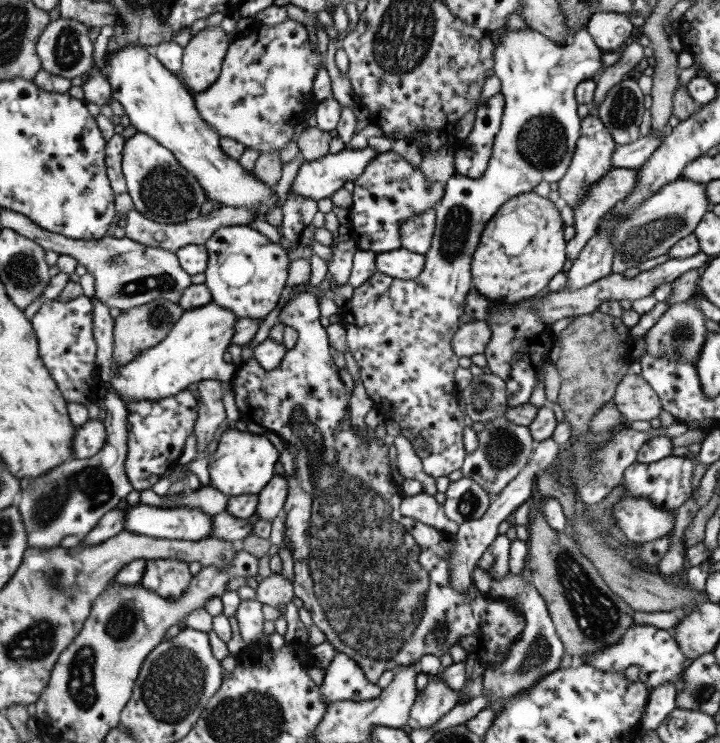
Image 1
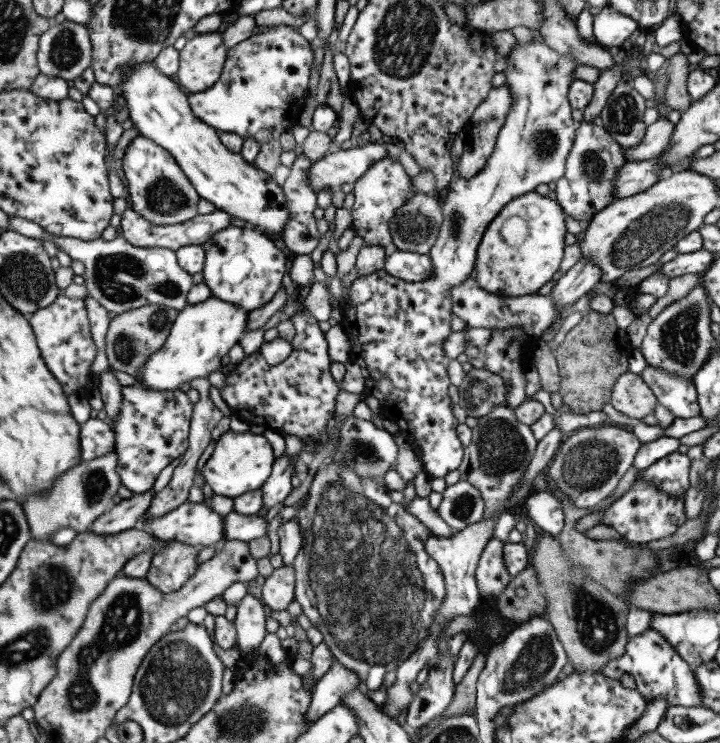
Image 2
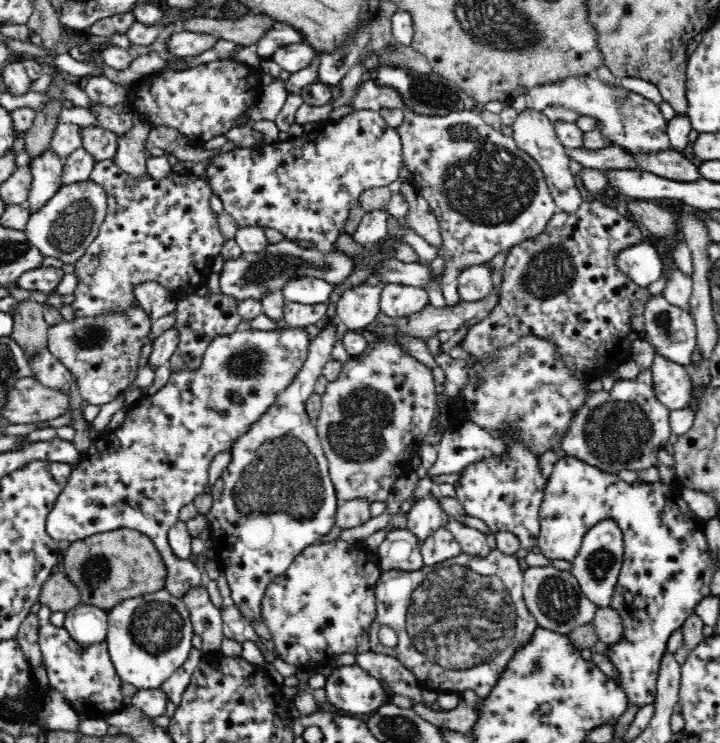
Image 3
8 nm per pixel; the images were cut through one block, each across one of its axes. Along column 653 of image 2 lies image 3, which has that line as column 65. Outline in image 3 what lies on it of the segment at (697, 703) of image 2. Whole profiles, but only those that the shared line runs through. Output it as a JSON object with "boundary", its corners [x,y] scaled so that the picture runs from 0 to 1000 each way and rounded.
{"boundary":[[[67,838],[54,845],[53,867],[68,915],[67,923],[89,935],[94,949],[110,964],[146,969],[153,961],[175,952],[168,930],[169,918],[161,907],[146,864],[132,868],[108,867],[88,843],[81,845]]]}

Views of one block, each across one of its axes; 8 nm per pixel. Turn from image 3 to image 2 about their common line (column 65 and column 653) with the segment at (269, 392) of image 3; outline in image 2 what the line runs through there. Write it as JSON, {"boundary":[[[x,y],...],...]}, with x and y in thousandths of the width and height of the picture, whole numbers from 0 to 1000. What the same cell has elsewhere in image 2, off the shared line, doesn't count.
{"boundary":[[[882,646],[875,658],[836,692],[831,705],[839,705],[857,713],[864,724],[876,731],[897,731],[906,727],[925,724],[936,719],[943,708],[953,703],[950,692],[950,668],[928,668],[925,662],[906,654],[906,649],[897,646]]]}

